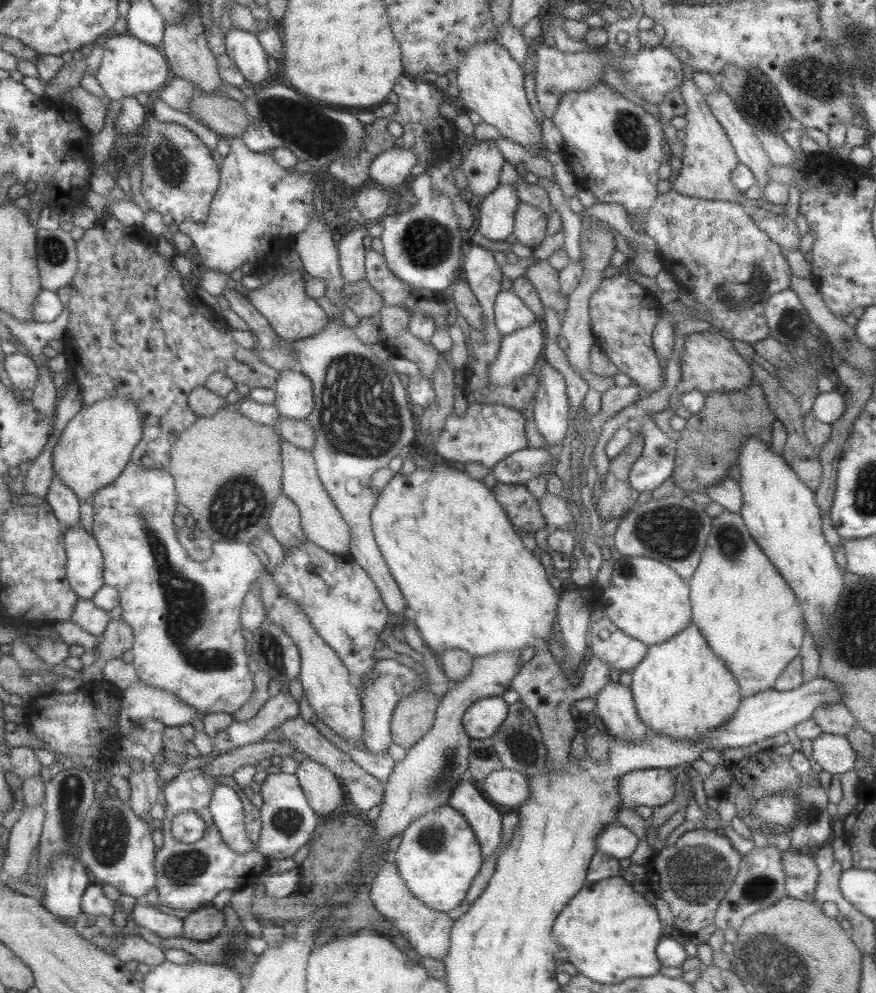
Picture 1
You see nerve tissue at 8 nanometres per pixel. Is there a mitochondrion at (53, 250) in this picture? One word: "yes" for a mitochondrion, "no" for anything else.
yes

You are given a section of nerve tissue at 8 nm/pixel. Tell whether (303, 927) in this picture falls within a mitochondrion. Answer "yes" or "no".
no

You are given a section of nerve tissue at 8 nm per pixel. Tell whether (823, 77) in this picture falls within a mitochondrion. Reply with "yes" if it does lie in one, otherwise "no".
yes

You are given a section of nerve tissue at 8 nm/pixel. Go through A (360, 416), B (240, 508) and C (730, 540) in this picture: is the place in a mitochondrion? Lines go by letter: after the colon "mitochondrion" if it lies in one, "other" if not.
A: mitochondrion
B: mitochondrion
C: mitochondrion

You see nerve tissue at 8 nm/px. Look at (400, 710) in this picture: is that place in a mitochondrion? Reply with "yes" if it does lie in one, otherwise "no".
no

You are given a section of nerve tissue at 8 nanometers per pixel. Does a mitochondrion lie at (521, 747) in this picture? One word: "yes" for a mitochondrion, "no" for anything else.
yes

